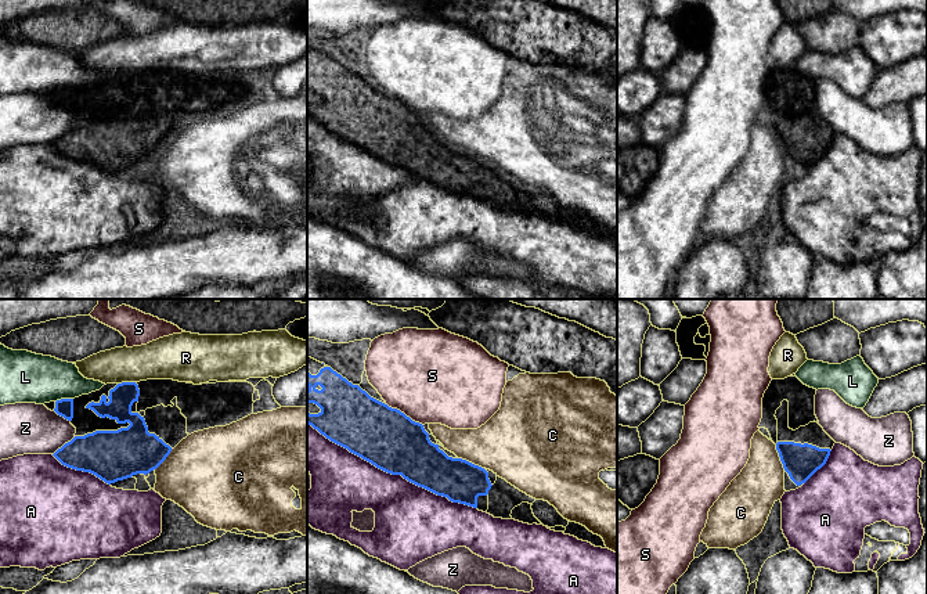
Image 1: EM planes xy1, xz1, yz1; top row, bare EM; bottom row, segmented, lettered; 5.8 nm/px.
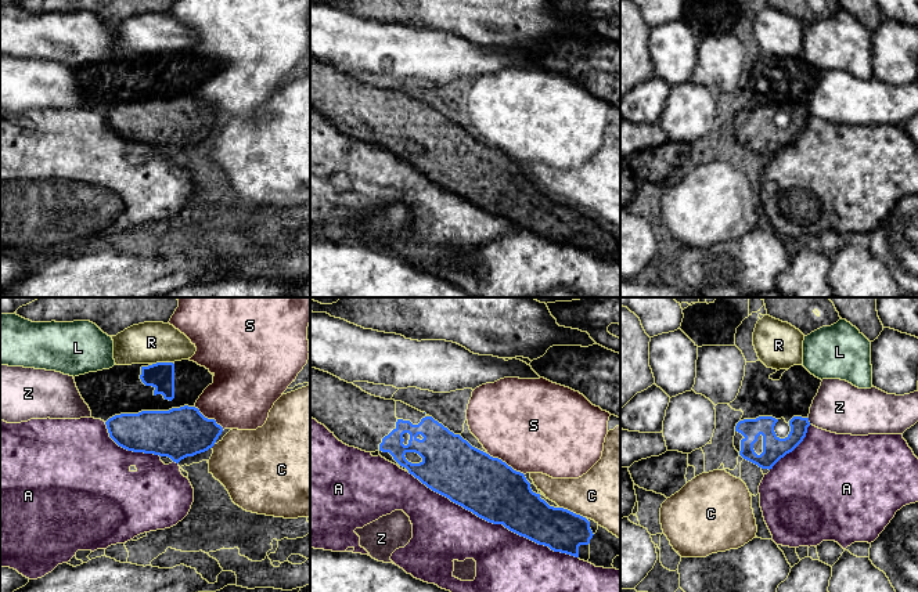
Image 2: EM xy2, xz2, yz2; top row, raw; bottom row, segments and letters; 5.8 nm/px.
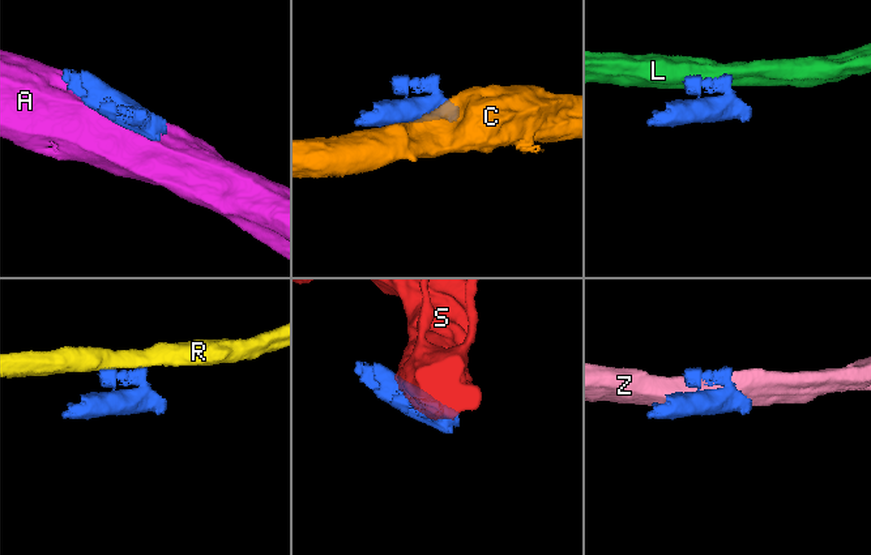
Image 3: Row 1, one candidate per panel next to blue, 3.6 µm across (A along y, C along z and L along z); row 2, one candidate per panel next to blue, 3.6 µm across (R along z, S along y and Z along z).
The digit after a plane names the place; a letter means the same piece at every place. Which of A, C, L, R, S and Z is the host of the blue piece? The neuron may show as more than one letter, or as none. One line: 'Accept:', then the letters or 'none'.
Accept: none

